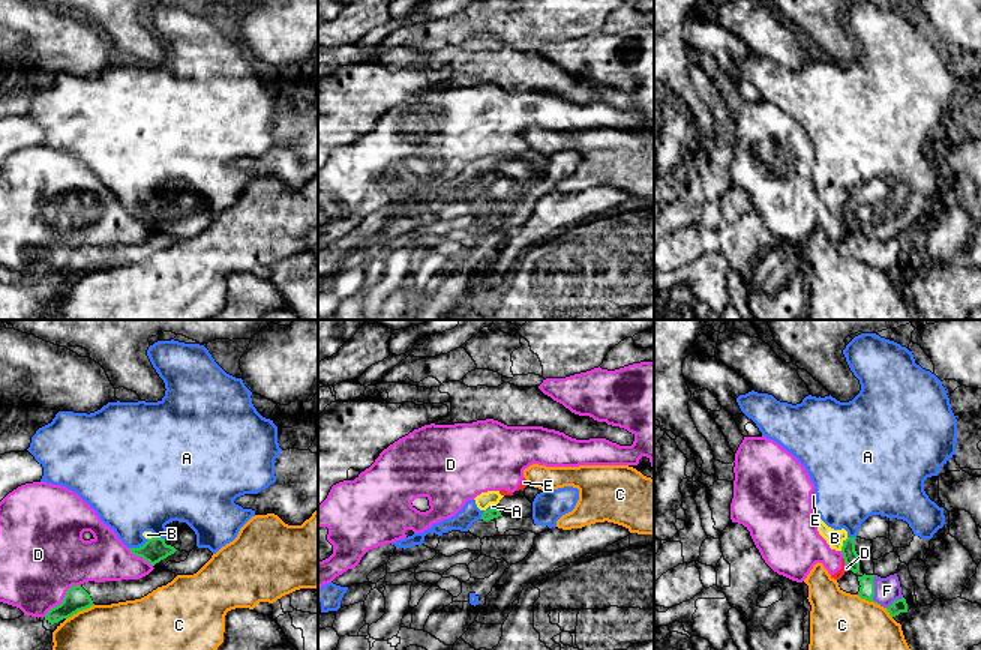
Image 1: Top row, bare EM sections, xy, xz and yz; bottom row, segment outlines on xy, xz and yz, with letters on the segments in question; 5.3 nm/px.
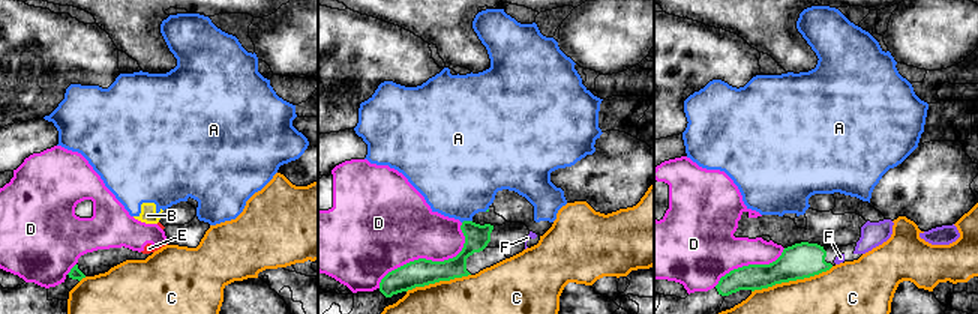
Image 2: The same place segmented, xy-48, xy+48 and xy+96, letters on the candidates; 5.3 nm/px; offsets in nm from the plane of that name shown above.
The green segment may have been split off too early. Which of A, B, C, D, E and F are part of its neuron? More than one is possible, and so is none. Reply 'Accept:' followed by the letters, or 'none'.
Accept: F

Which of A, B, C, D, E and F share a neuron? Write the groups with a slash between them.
A B / C / D E / F

